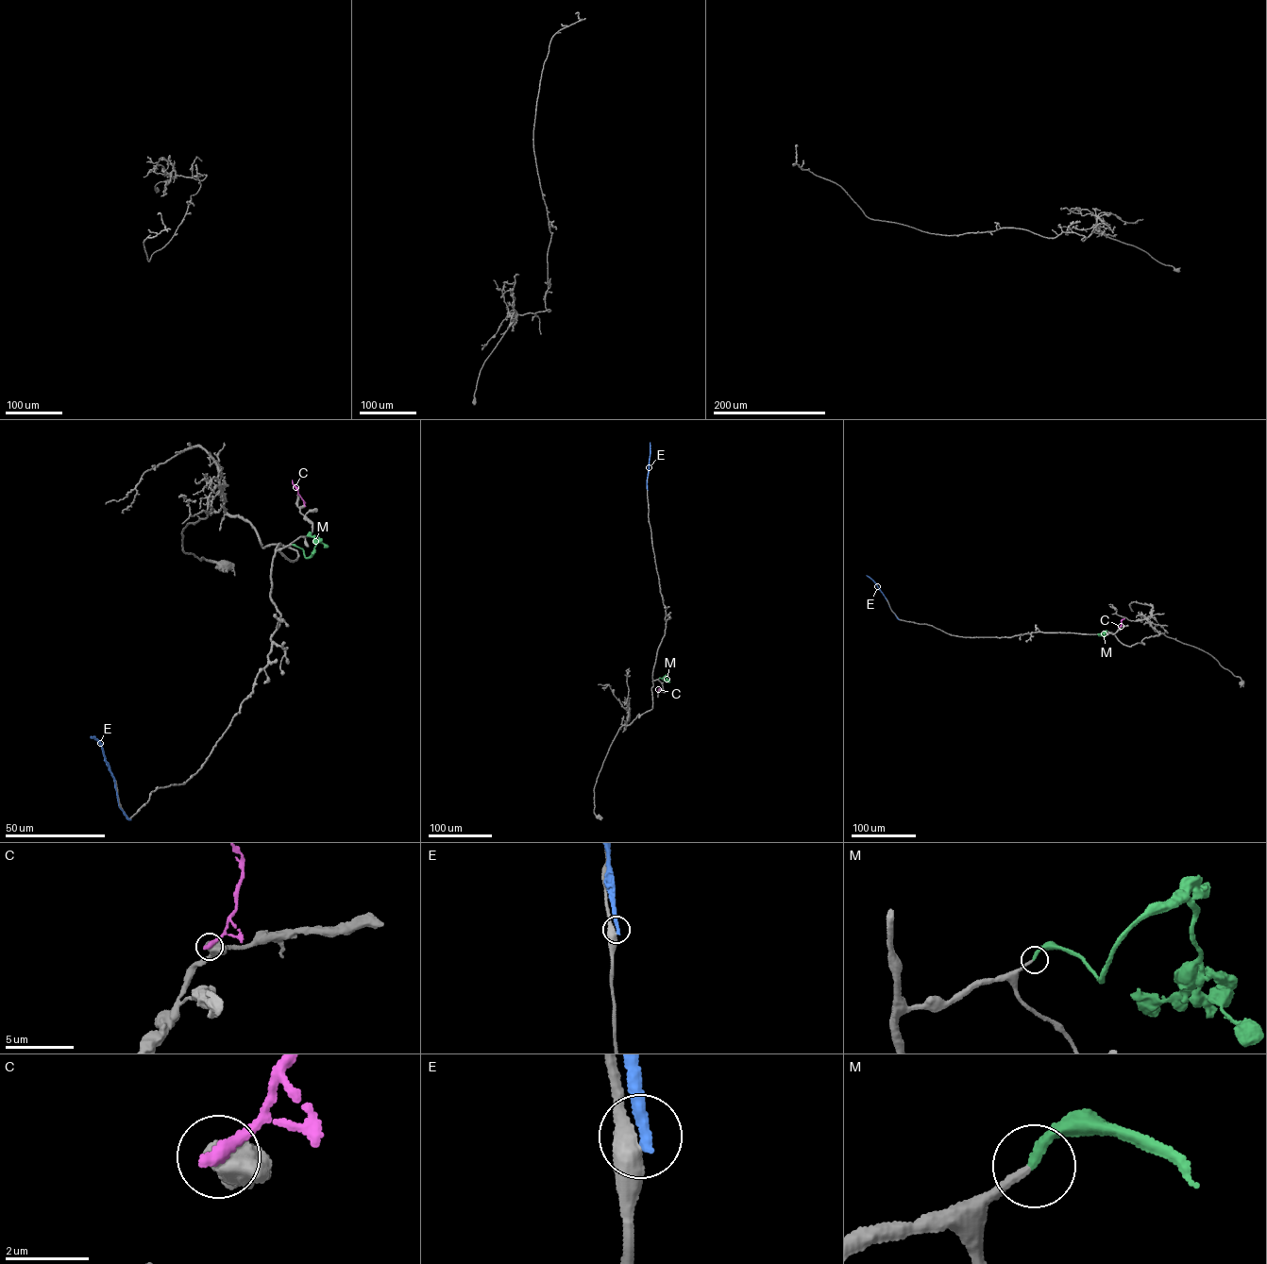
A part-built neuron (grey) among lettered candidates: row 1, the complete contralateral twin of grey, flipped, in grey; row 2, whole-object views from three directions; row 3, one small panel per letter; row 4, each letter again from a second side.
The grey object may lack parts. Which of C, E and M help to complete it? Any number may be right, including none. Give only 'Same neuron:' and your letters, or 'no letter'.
Same neuron: M

